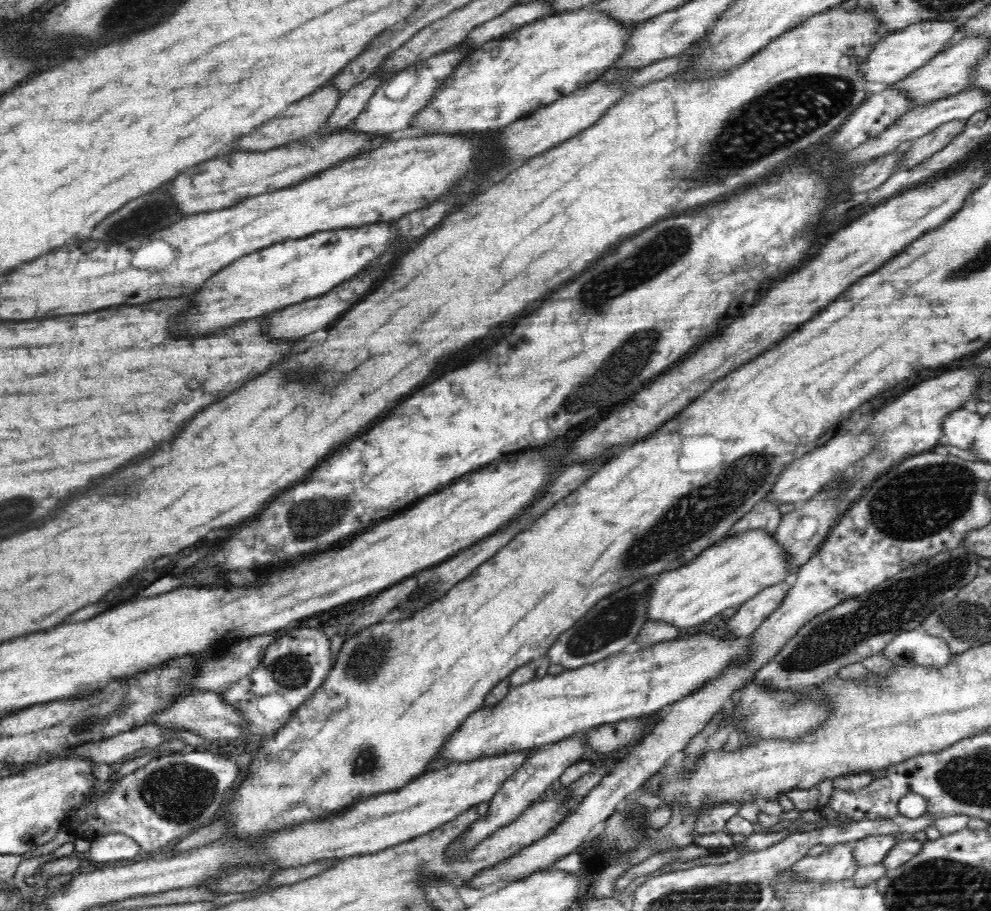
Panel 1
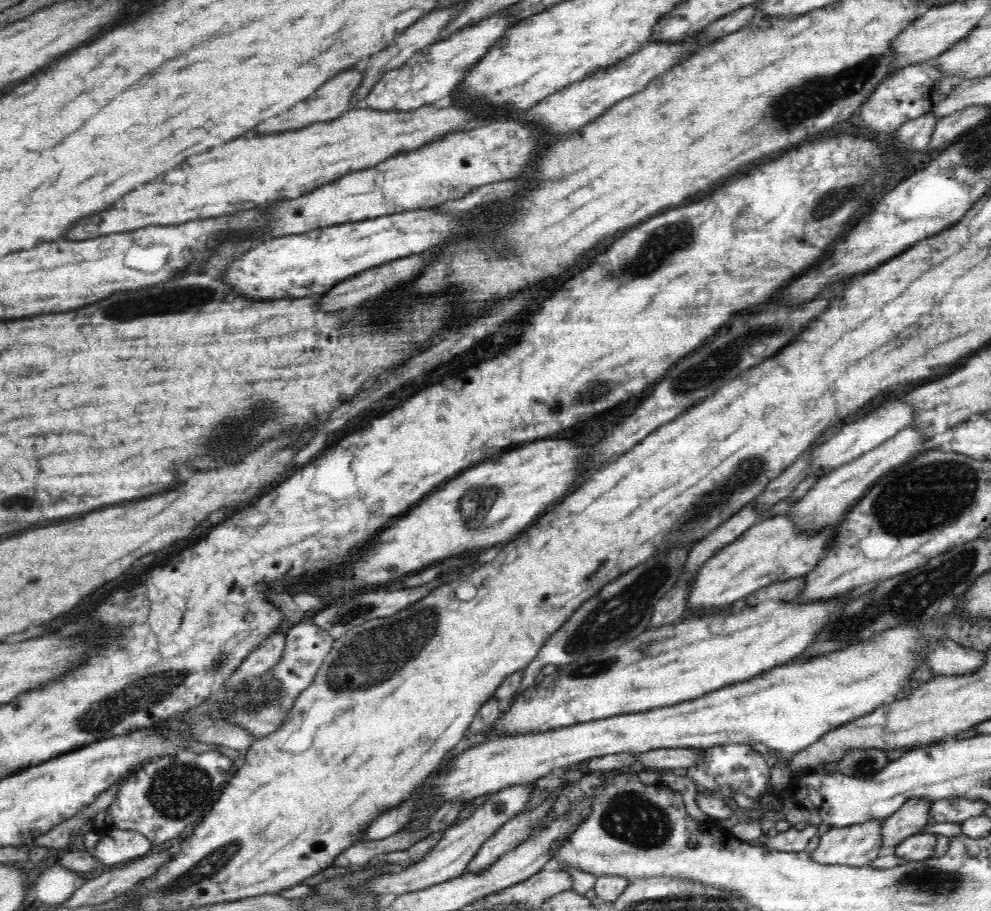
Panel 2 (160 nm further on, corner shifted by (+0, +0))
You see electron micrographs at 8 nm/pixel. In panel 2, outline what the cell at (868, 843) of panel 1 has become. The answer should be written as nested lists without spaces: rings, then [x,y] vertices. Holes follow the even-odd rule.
[[[924,797],[906,799],[903,805],[892,816],[882,821],[883,845],[880,857],[895,853],[895,848],[909,836],[920,833],[926,826],[930,801]]]

